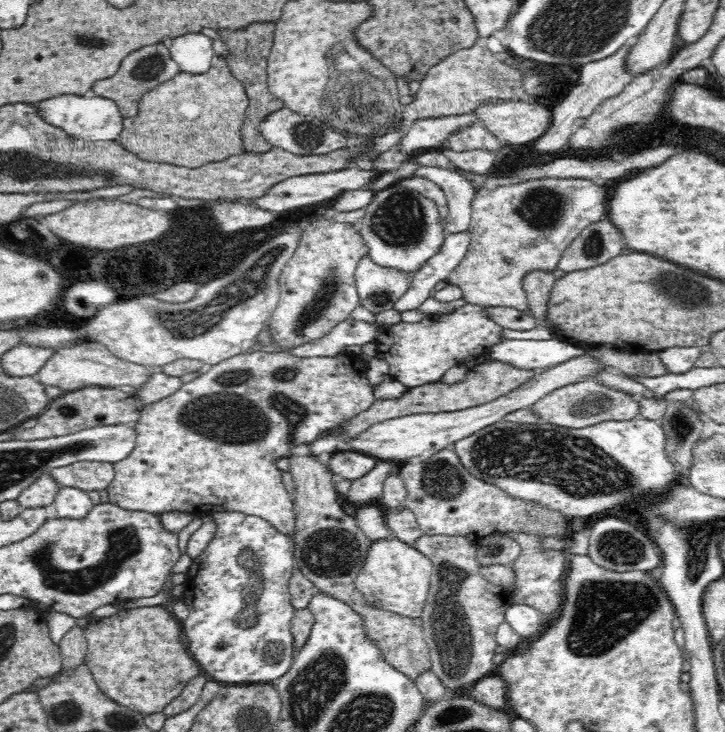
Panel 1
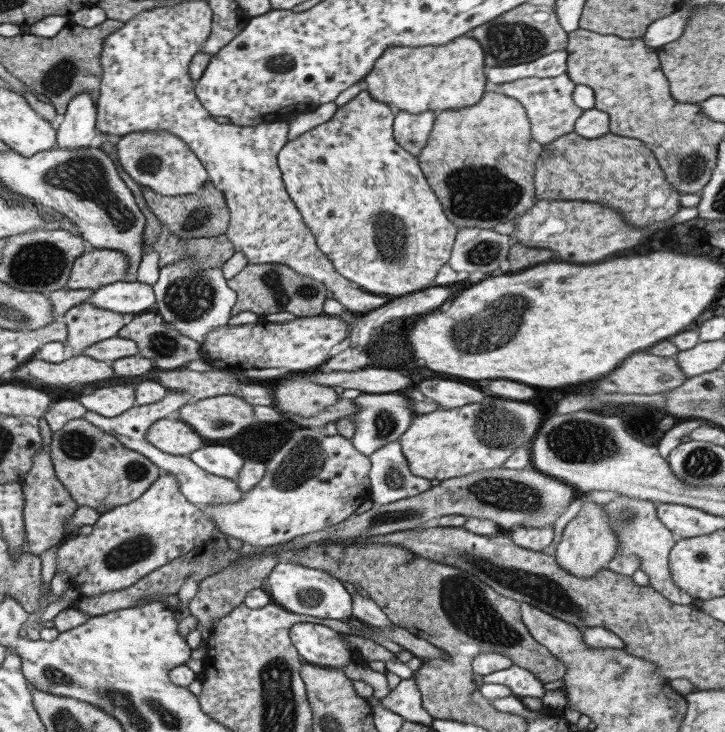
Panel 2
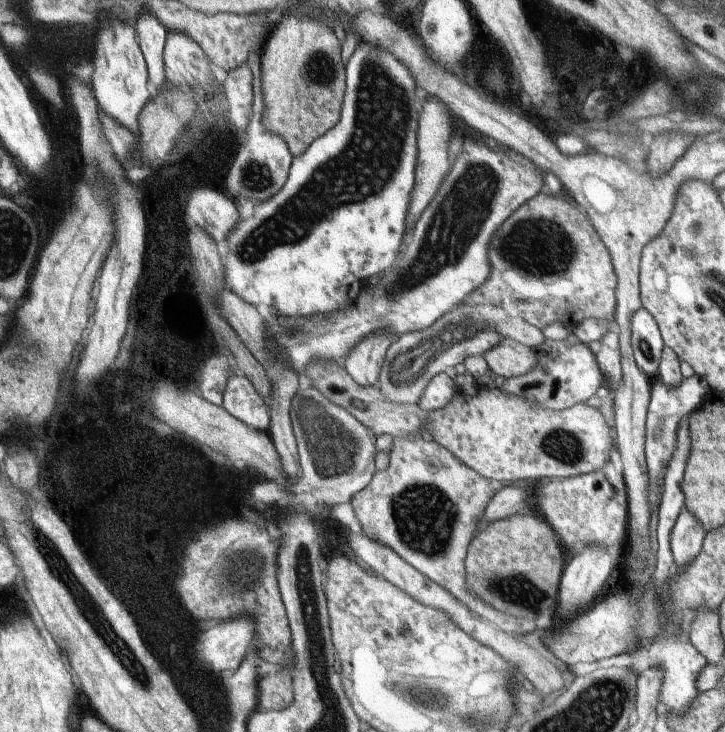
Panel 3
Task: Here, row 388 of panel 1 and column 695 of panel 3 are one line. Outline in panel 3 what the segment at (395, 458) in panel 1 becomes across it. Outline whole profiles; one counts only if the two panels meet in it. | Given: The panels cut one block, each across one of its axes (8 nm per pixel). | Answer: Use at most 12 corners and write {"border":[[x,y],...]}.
{"border":[[683,507],[671,527],[672,561],[682,571],[700,551],[704,528]]}

